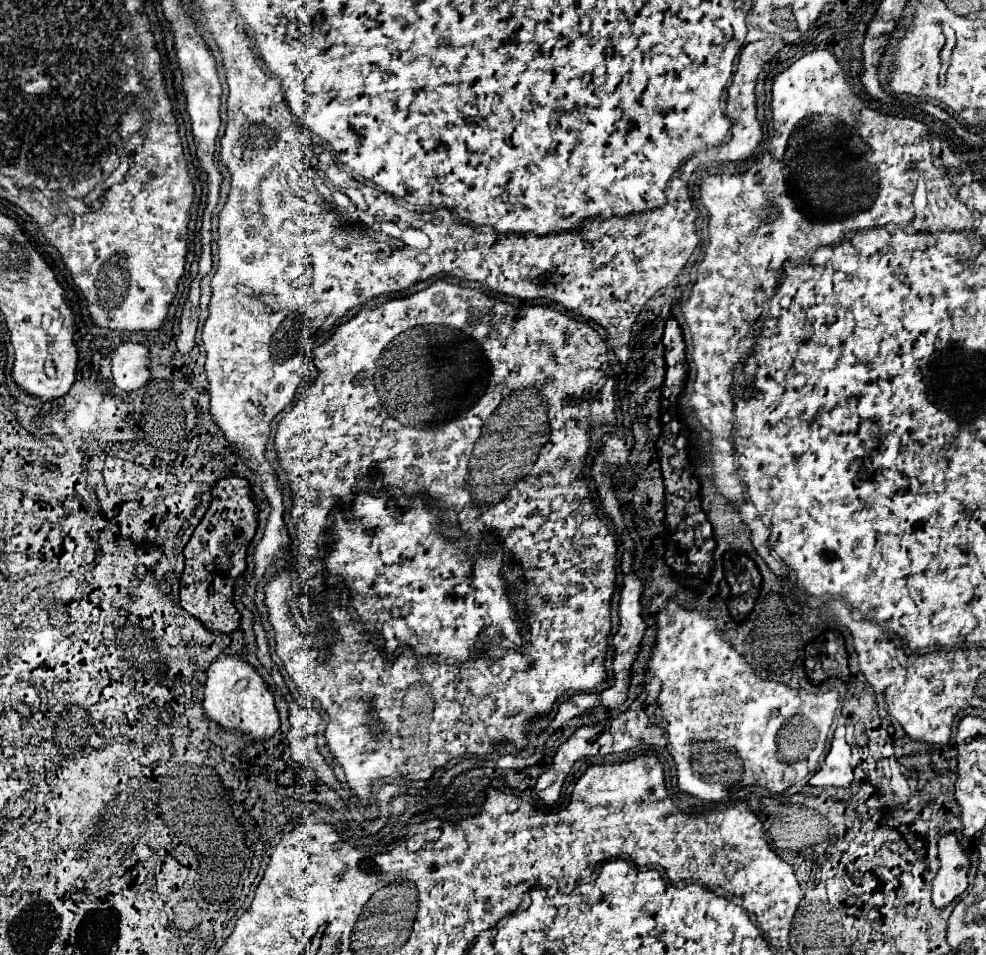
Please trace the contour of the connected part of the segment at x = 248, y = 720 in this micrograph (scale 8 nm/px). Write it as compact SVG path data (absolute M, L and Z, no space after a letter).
M222 651L208 669L206 691L204 691L204 715L216 721L224 729L244 731L258 741L272 737L280 727L274 697L266 681L238 653L226 653L226 651Z

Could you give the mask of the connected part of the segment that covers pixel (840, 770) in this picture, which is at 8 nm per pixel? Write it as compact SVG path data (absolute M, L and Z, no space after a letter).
M838 725L830 753L824 759L824 765L812 775L808 781L816 787L848 787L854 779L854 767L852 767L852 751L846 743L846 727Z

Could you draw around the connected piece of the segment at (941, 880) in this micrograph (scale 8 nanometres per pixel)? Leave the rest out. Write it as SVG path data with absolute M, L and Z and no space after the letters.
M954 831L938 841L938 859L940 869L932 881L932 903L940 909L952 903L968 887L970 859Z

